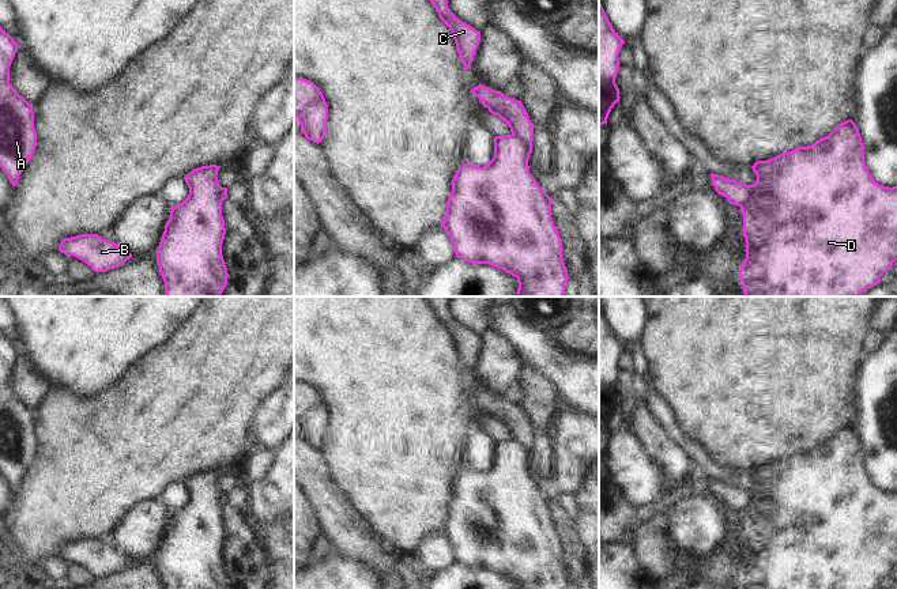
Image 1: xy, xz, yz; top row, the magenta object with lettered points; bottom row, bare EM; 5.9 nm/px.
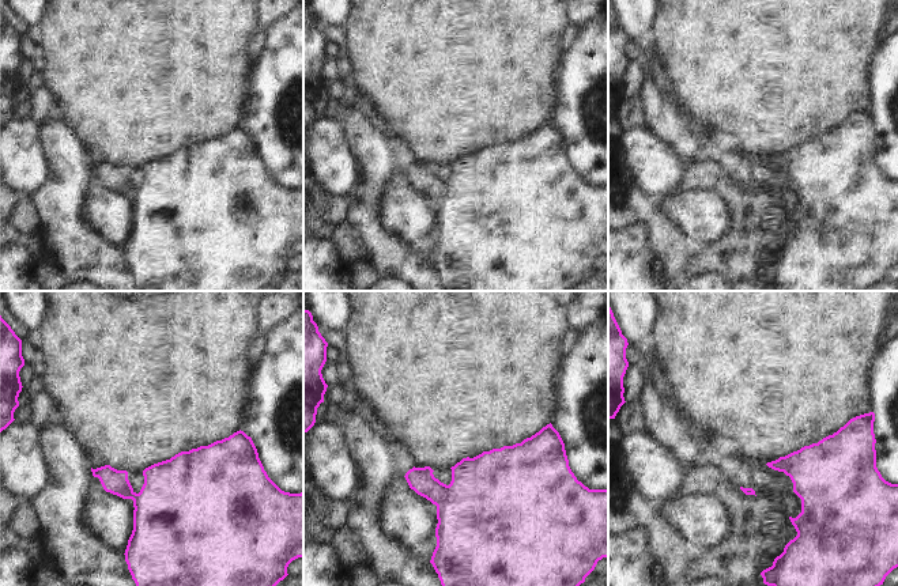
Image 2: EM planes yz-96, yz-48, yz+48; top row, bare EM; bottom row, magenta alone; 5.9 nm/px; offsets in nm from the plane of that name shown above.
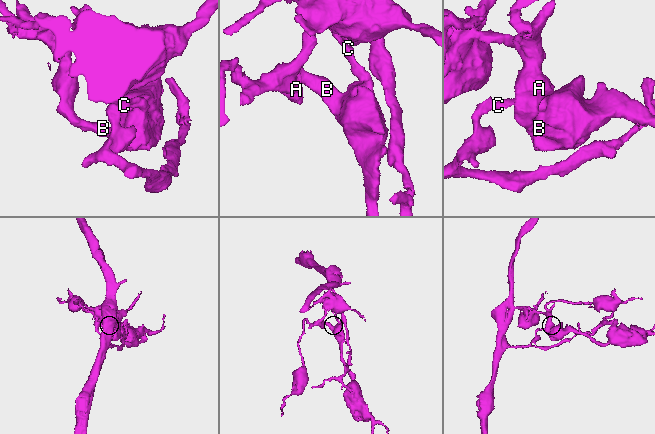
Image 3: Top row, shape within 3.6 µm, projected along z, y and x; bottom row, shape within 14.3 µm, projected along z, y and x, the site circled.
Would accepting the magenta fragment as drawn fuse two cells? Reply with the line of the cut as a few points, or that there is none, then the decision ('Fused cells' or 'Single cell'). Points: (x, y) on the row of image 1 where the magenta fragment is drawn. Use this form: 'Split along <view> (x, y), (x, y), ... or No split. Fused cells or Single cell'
Split along yz (750, 185), (756, 196), (741, 207). Fused cells.

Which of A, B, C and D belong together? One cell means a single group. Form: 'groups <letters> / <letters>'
groups A B D / C

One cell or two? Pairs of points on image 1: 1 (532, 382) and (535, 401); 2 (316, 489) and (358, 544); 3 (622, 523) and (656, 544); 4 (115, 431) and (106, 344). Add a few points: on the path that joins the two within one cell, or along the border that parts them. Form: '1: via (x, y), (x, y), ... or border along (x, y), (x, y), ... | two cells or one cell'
1: via (535, 386), (535, 397) | one cell
2: via (330, 502), (338, 523), (346, 531) | one cell
3: via (630, 525), (648, 539) | one cell
4: border along (134, 362), (112, 382), (93, 395), (80, 395) | two cells

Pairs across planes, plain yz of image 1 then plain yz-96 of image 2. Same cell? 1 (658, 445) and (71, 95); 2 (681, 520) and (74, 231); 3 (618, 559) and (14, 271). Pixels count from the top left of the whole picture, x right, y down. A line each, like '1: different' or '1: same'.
1: different
2: different
3: same

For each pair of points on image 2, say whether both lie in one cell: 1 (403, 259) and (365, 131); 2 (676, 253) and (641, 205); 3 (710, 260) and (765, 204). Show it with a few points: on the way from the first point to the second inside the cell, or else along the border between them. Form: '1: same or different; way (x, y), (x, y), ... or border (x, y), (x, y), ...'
1: same; way (372, 227), (370, 162)
2: same; way (668, 241), (653, 218)
3: same; way (724, 246), (751, 218)

